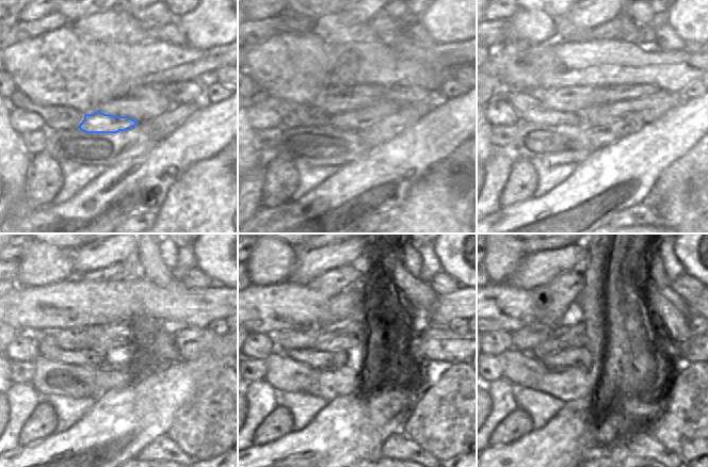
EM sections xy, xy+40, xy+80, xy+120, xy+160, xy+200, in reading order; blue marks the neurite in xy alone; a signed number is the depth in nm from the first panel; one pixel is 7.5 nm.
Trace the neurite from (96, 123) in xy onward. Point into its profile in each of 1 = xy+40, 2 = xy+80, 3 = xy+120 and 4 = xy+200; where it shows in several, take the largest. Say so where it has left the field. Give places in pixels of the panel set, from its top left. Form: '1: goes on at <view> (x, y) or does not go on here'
1: goes on at xy+40 (339, 121)
2: goes on at xy+80 (652, 108)
3: goes on at xy+120 (189, 343)
4: goes on at xy+200 (693, 350)

